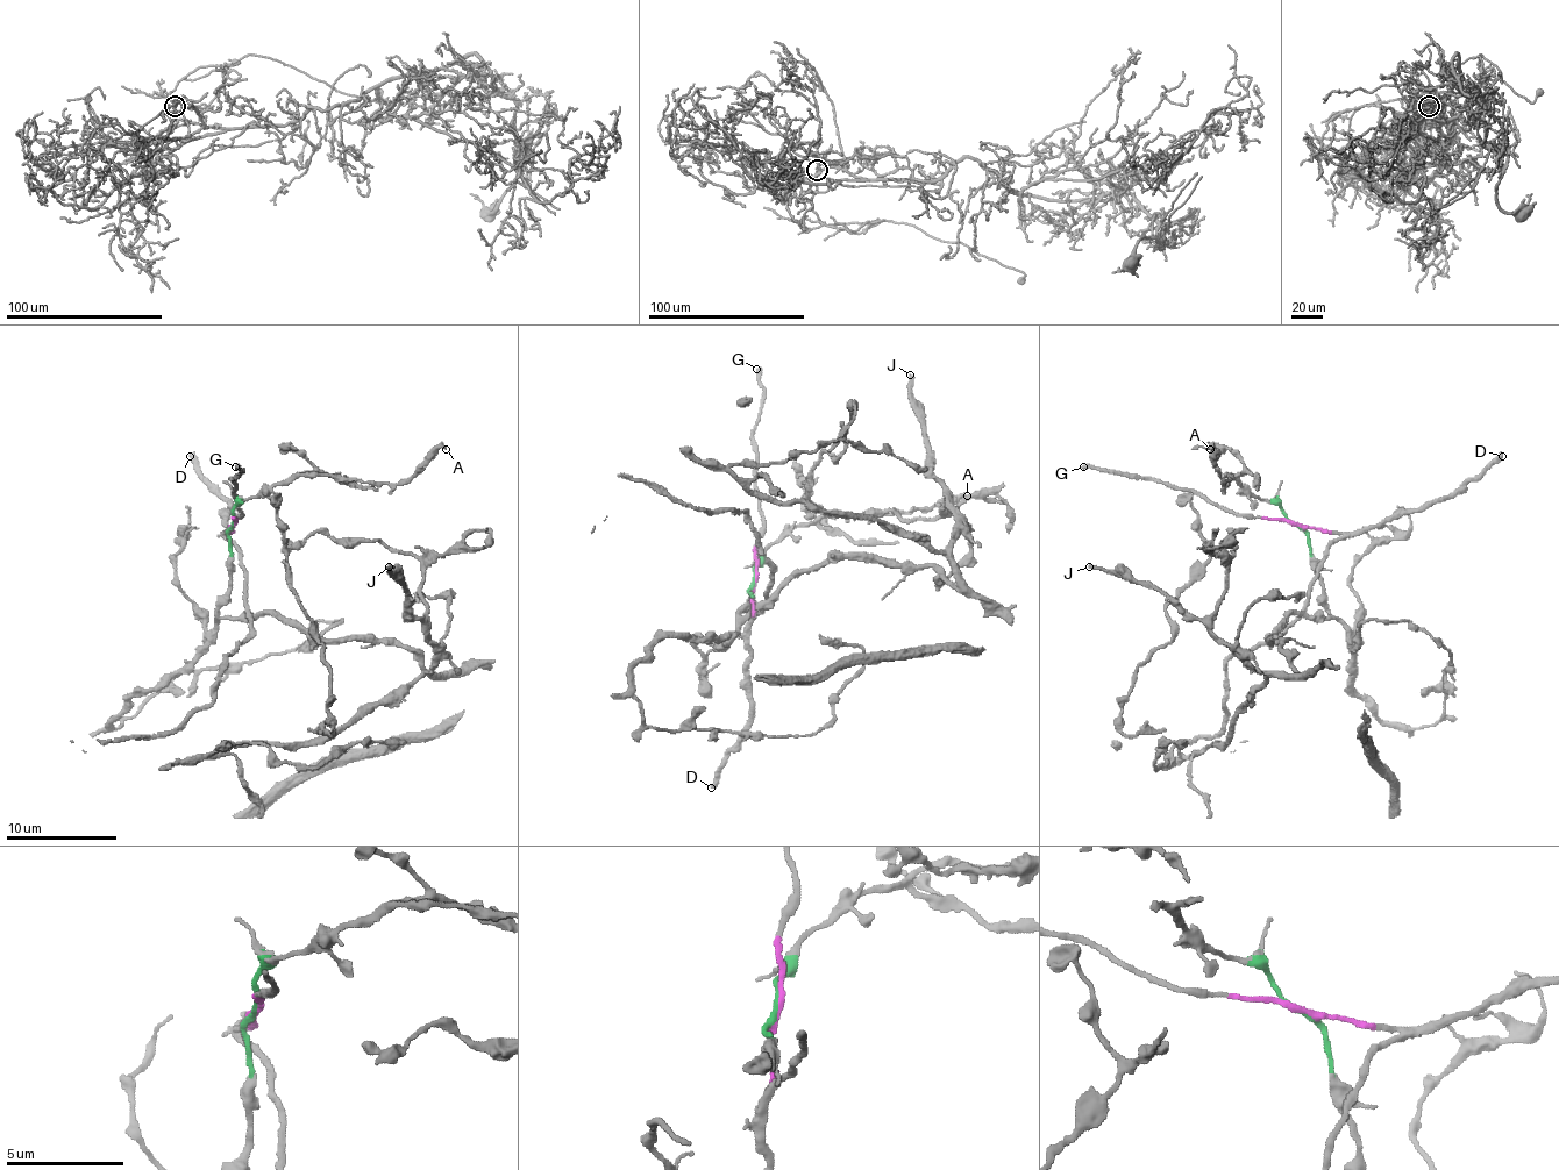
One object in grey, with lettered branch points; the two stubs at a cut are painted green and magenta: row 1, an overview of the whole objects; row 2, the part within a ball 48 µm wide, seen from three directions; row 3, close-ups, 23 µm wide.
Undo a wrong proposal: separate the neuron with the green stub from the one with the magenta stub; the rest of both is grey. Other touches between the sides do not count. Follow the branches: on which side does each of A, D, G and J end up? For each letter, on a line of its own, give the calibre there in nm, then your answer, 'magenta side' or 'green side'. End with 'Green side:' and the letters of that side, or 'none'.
A: 280 nm | green side
D: 360 nm | magenta side
G: 320 nm | magenta side
J: 280 nm | green side
Green side: A, J

